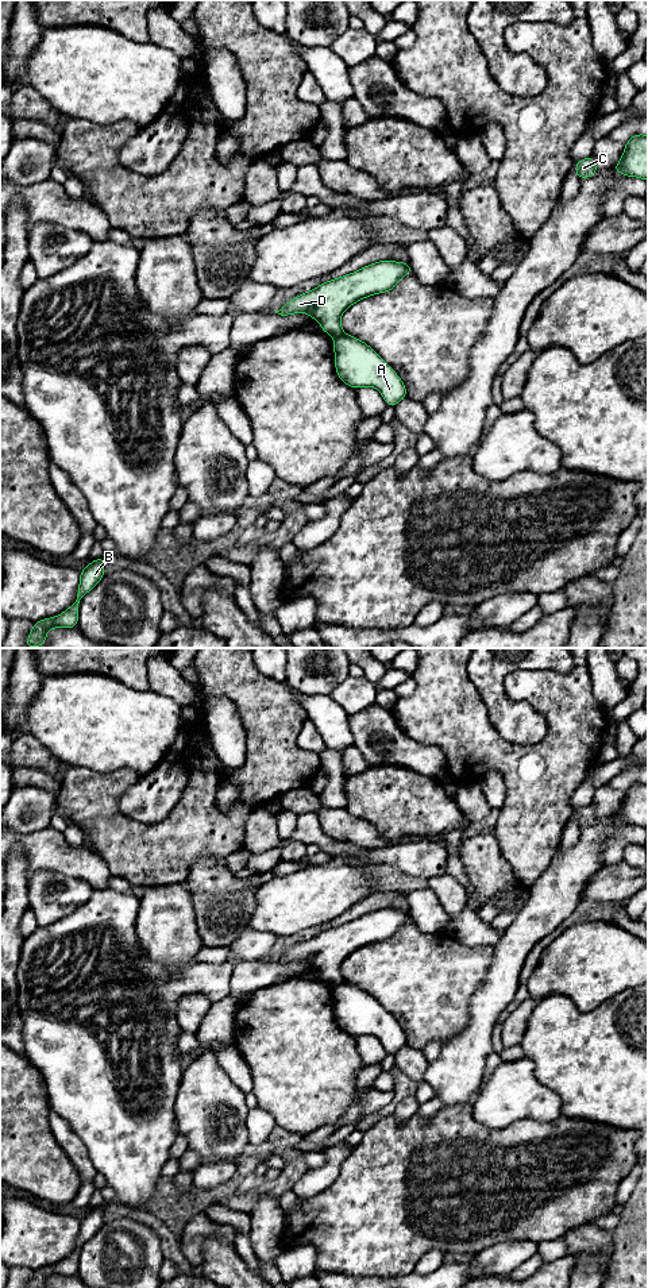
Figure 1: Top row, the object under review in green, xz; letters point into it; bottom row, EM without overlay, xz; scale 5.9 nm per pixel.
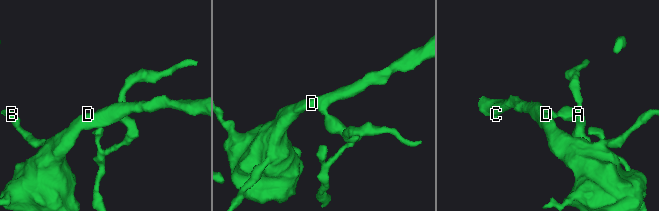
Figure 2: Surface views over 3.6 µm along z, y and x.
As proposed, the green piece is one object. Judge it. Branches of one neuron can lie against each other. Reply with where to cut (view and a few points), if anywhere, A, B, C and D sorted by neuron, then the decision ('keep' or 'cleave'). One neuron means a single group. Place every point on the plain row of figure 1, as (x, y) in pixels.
xz (343, 980), (335, 986) | A / B C D | cleave

